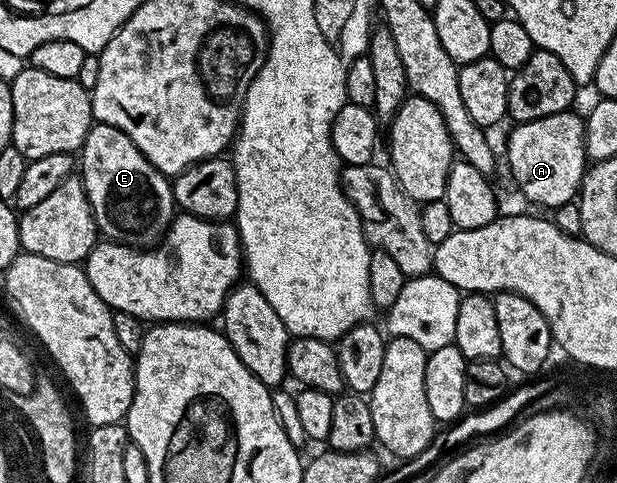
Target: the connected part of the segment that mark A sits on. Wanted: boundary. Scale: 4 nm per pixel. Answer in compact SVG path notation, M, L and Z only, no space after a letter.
M570 110L517 124L509 136L509 145L505 148L509 155L509 172L518 190L533 204L556 210L578 195L587 171L587 157L585 121L575 113Z

